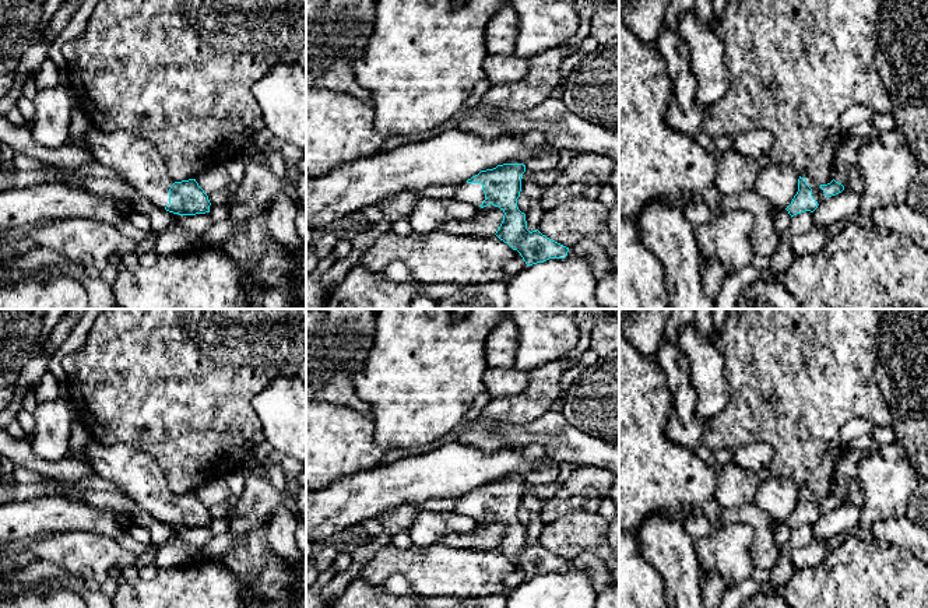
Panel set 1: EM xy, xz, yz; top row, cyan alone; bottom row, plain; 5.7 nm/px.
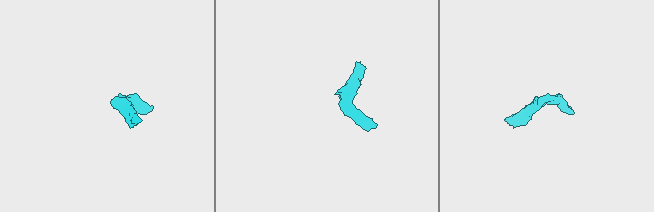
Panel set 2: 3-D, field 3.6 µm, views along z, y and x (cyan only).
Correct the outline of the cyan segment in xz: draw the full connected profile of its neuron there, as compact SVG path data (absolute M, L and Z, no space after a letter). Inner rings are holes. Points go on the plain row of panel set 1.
M503 477L481 484L457 499L453 513L481 521L489 517L499 520L505 528L495 548L517 563L527 579L549 572L565 572L569 560L546 551L538 542L532 545L527 542L525 527L517 520L524 485L523 477Z

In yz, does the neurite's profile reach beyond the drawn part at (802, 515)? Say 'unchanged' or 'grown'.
grown

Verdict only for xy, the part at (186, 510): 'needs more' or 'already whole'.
needs more

